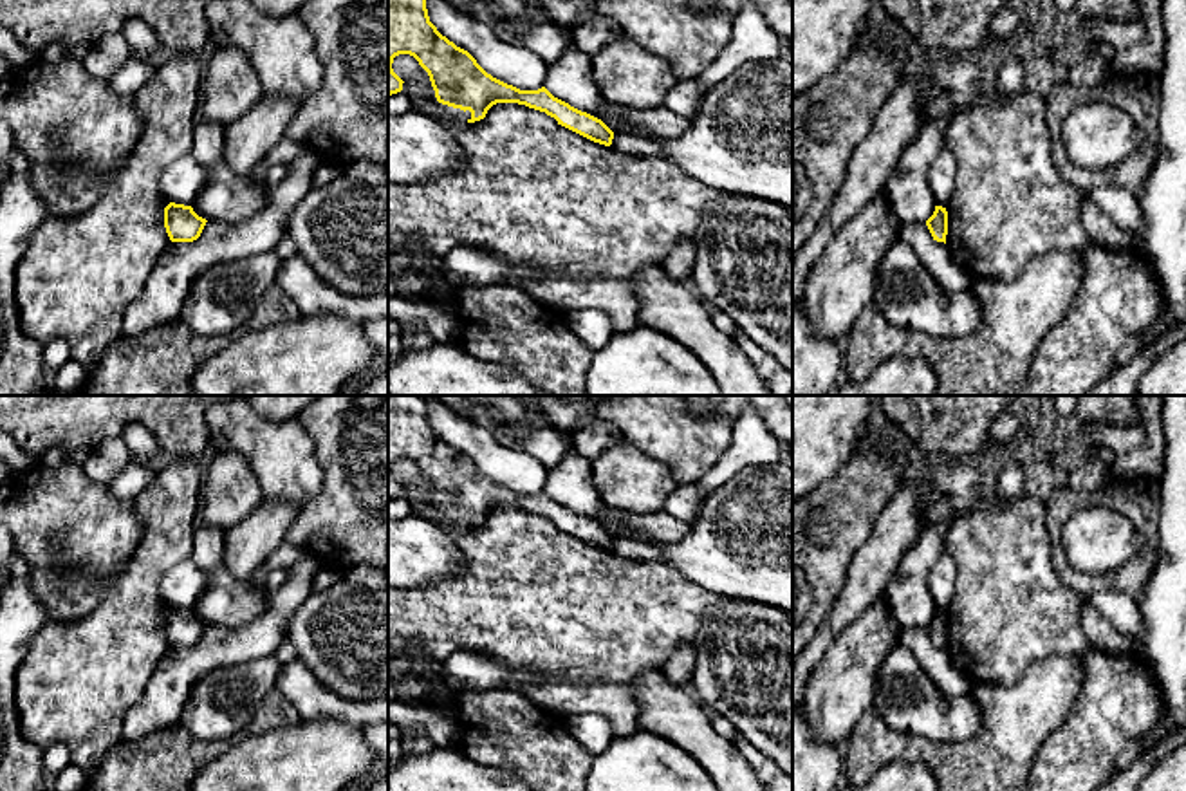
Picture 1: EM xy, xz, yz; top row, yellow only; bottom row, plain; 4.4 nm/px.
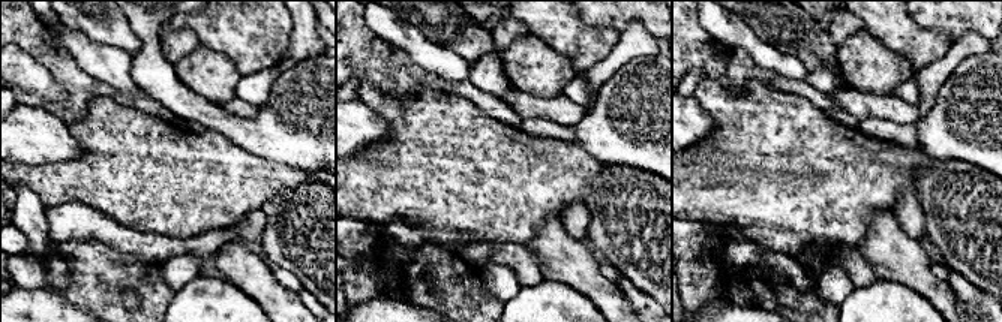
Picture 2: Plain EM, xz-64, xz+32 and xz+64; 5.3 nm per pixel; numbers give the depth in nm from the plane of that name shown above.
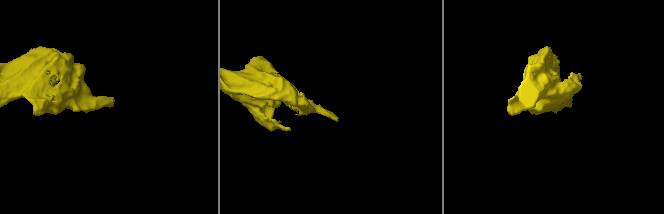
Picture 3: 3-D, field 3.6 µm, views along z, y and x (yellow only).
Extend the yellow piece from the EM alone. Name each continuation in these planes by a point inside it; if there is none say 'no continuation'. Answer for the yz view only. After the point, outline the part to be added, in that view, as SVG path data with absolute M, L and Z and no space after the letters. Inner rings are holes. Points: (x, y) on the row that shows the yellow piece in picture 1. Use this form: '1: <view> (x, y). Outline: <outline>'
no continuation

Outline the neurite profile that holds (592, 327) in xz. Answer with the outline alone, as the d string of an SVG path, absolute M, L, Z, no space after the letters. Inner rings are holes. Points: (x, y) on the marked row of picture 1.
M599 309L570 311L567 321L570 332L594 352L603 349L614 334L610 316Z

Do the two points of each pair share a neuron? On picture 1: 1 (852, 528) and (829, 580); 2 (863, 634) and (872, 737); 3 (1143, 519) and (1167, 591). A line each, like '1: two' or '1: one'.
1: one
2: two
3: two

